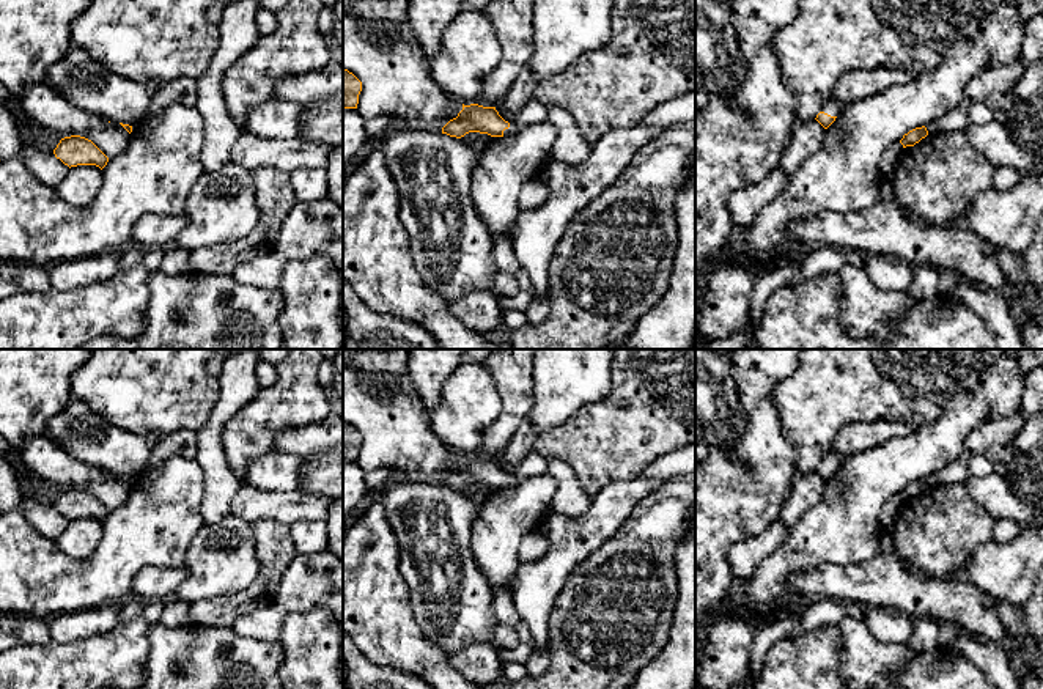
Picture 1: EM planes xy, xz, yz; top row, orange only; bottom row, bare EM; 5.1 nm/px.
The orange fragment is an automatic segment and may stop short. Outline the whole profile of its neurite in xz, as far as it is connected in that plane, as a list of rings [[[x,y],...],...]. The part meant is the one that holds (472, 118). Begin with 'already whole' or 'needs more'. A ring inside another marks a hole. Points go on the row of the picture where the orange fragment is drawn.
needs more; [[[478,104],[464,105],[456,118],[450,120],[442,134],[461,138],[469,132],[488,134],[491,137],[508,137],[519,129],[518,124],[505,121],[496,107],[483,107]]]

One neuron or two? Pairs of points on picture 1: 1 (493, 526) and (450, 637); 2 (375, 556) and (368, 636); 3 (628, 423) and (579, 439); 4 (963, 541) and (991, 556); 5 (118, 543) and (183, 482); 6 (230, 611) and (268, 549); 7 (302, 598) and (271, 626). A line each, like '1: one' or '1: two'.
1: two
2: one
3: one
4: two
5: one
6: one
7: one

